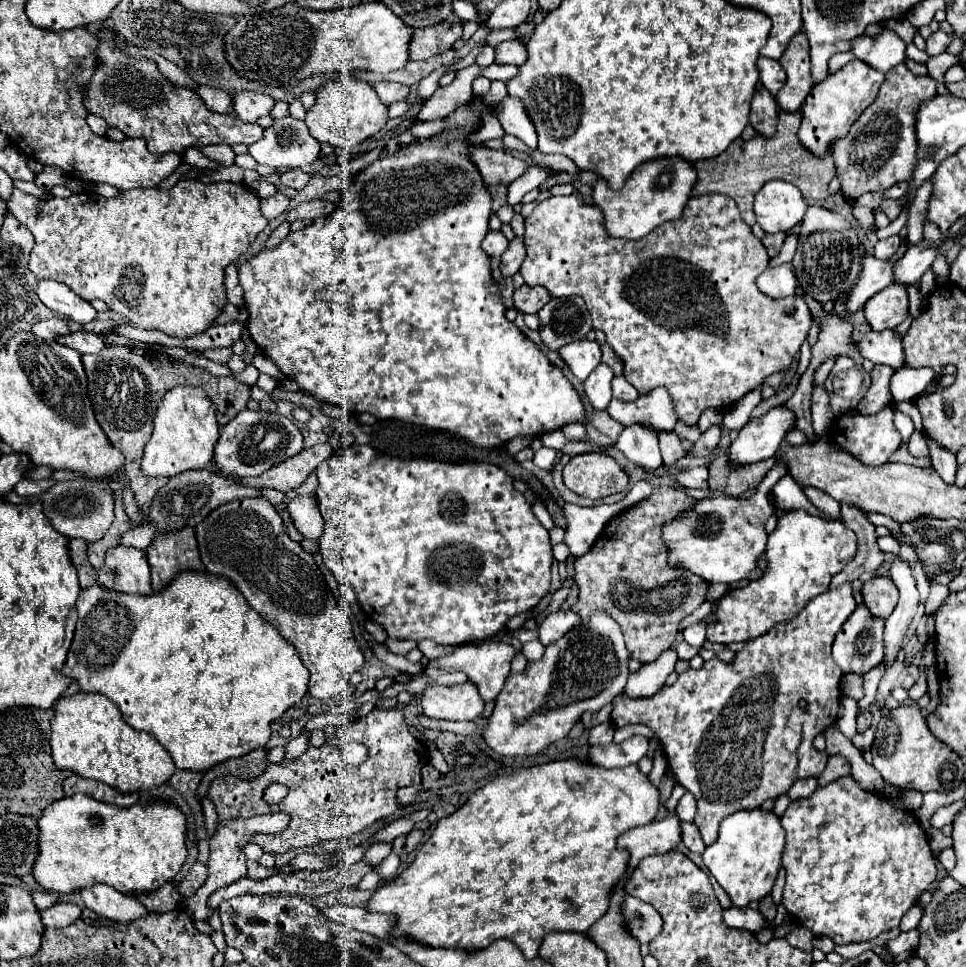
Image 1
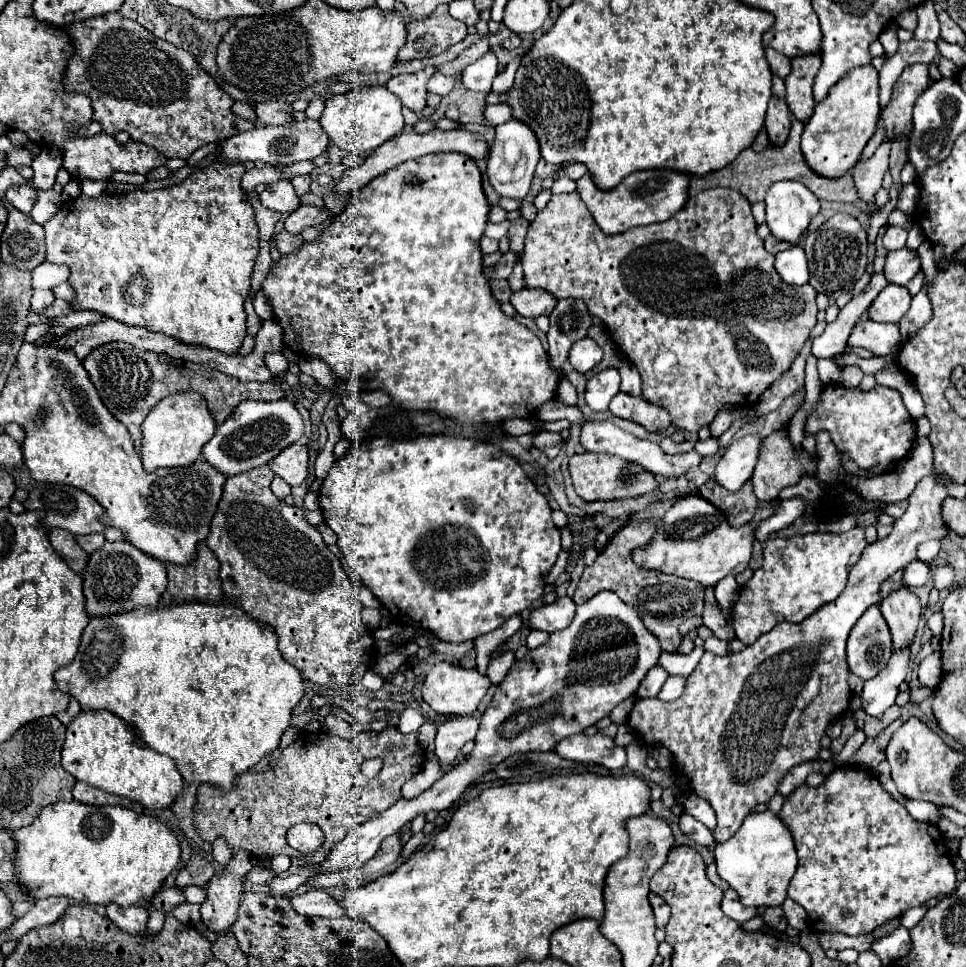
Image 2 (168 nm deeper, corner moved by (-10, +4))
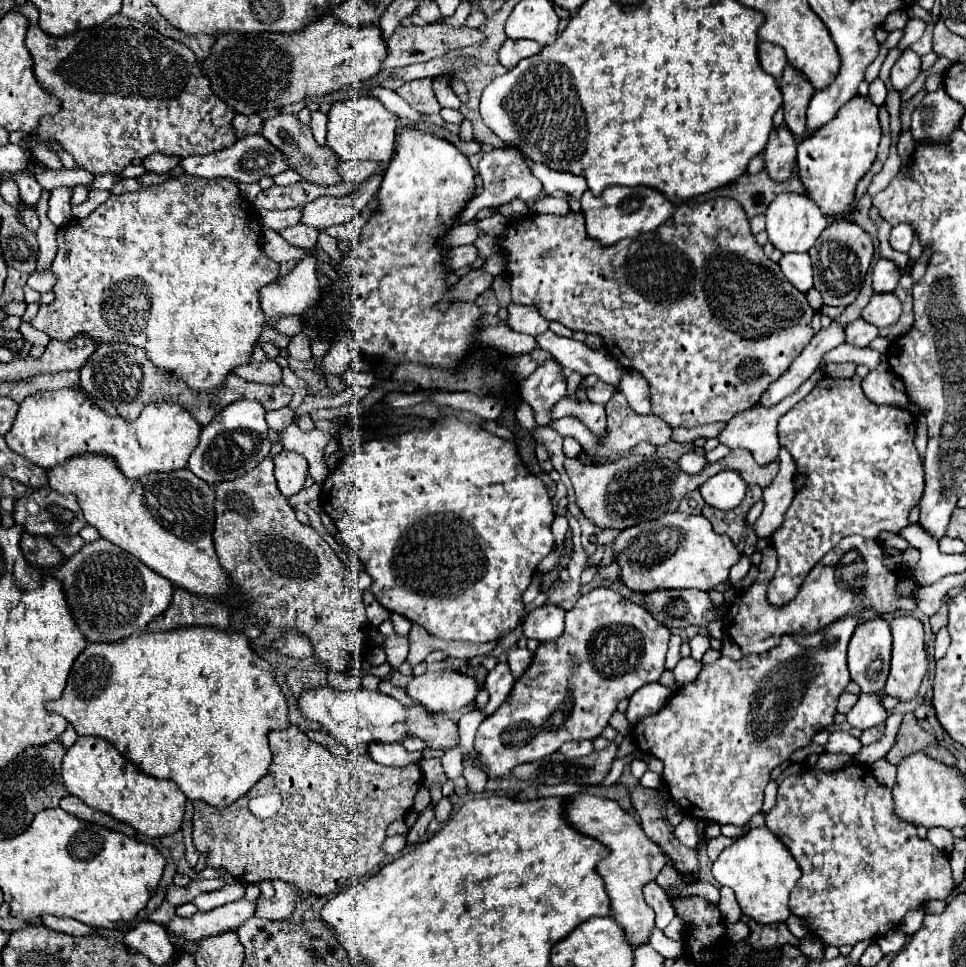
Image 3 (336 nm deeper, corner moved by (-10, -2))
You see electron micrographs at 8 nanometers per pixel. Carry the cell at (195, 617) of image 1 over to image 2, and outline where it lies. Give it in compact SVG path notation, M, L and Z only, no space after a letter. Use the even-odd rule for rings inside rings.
M189 602L189 604L177 604L177 606L165 606L165 608L137 608L135 612L125 612L123 616L107 616L103 620L89 620L89 626L83 632L83 640L79 646L79 652L75 660L55 672L55 684L61 692L69 692L79 704L81 710L107 710L121 720L125 720L133 732L143 740L149 748L153 748L159 754L167 754L175 760L177 770L181 772L185 782L207 782L221 790L231 790L237 776L245 774L249 768L253 768L263 756L271 754L281 740L281 734L291 724L291 710L299 704L305 686L299 670L291 668L279 656L275 632L271 632L271 626L261 626L259 622L245 616L243 610L231 608L231 604L203 604L203 602Z

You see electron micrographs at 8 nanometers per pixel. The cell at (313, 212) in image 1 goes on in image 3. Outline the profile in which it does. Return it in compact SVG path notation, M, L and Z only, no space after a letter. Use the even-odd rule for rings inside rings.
M295 224L295 226L289 226L285 230L281 230L279 234L293 246L301 246L305 250L313 248L315 242L317 242L317 232L313 226L303 226L303 224Z

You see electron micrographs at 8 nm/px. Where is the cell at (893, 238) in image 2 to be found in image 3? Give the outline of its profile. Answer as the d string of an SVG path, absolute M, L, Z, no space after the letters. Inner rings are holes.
M903 222L903 224L897 224L893 226L893 232L891 232L891 246L899 252L907 252L909 246L911 246L911 240L913 240L913 228Z

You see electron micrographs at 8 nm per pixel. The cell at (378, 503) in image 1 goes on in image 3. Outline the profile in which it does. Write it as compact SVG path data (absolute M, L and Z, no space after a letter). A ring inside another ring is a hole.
M453 418L437 420L433 428L423 432L411 432L401 436L390 436L372 439L363 442L359 448L347 454L337 468L331 470L327 480L323 482L321 496L319 496L321 508L325 514L331 516L331 520L337 526L338 535L343 544L353 550L365 564L367 574L371 576L371 592L377 598L379 604L383 604L389 612L397 612L405 616L407 620L423 626L429 634L443 638L443 640L459 640L459 642L471 642L471 644L483 644L491 640L499 640L507 636L525 616L523 606L523 592L527 590L537 564L555 548L555 538L551 534L551 522L555 518L551 498L547 494L545 484L527 472L523 462L517 456L515 442L501 440L487 430L459 422Z

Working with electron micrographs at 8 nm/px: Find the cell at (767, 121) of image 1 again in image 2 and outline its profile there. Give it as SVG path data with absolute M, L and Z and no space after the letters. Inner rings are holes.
M775 96L769 100L765 130L767 130L769 142L773 146L783 146L787 142L787 136L791 130L791 112L789 112L785 100L775 98Z

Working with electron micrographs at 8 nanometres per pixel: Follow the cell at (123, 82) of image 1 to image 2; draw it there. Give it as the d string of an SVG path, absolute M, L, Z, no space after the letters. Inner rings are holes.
M109 12L85 22L73 22L71 26L63 26L61 30L69 34L73 44L73 54L63 72L63 88L67 88L67 92L85 94L91 98L91 120L101 124L103 134L115 136L117 132L125 130L131 140L153 146L167 158L187 160L197 148L205 144L225 140L227 136L235 136L255 128L255 122L237 118L231 112L233 98L219 88L215 78L199 66L193 54L153 36L139 22L129 20L119 12Z

